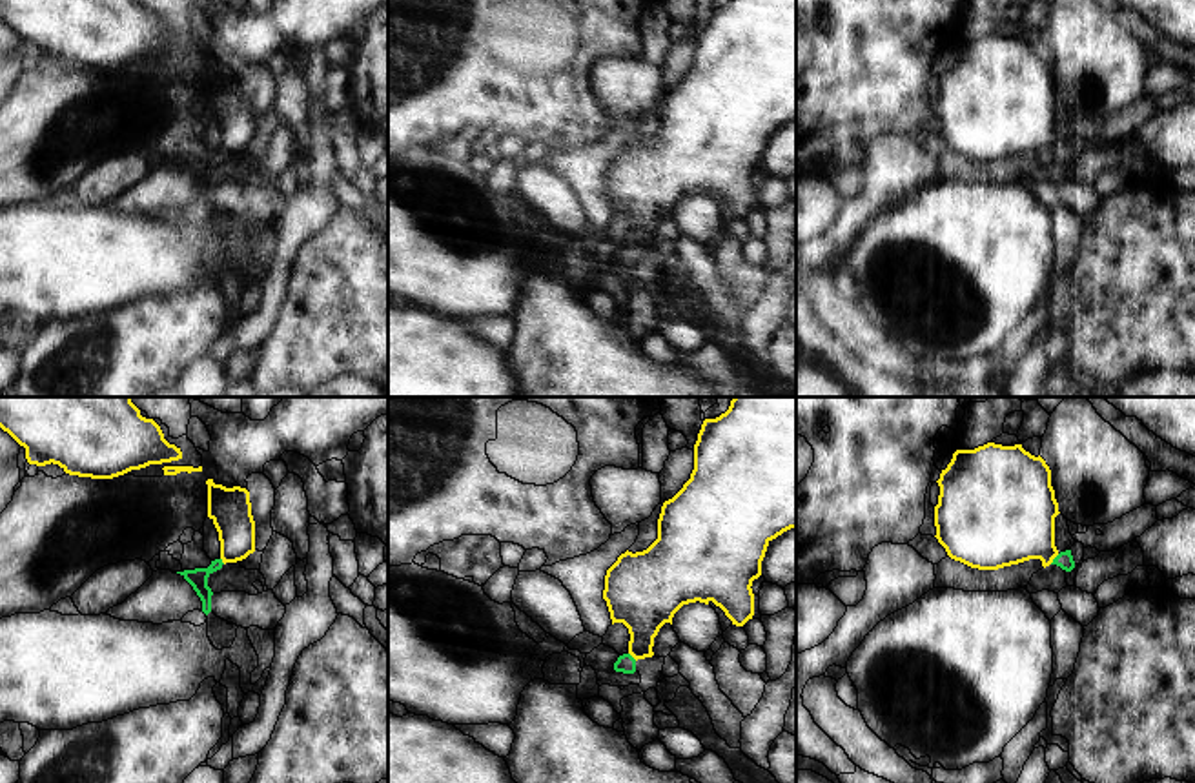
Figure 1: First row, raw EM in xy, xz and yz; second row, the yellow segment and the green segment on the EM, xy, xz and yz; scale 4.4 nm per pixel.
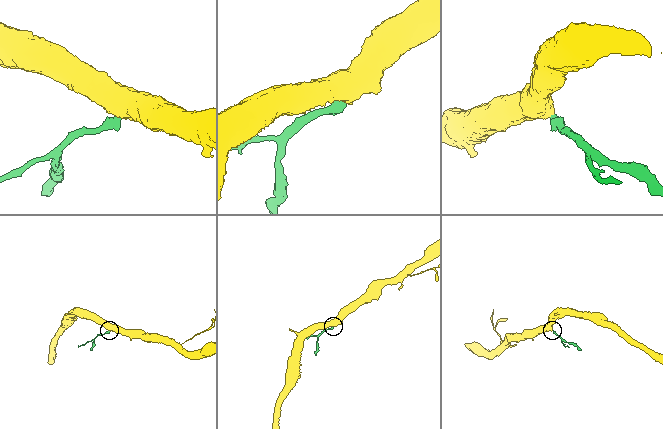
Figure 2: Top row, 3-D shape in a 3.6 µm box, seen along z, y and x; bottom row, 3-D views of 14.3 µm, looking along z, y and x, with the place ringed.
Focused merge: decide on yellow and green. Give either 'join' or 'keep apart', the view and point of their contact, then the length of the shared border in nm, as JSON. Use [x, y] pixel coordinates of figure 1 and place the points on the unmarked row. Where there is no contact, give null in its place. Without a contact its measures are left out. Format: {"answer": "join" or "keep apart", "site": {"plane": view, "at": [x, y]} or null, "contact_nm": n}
{"answer": "join", "site": {"plane": "yz", "at": [1053, 150]}, "contact_nm": 60}

